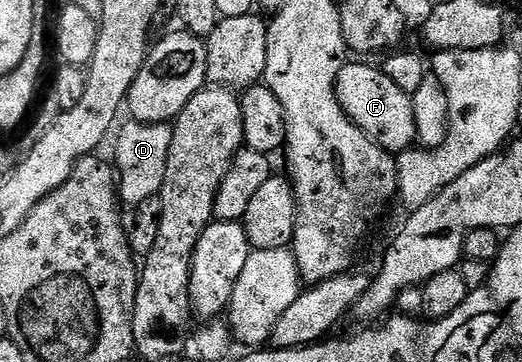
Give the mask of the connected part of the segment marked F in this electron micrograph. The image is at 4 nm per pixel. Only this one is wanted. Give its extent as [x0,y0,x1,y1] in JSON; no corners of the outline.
[335,64,418,155]

